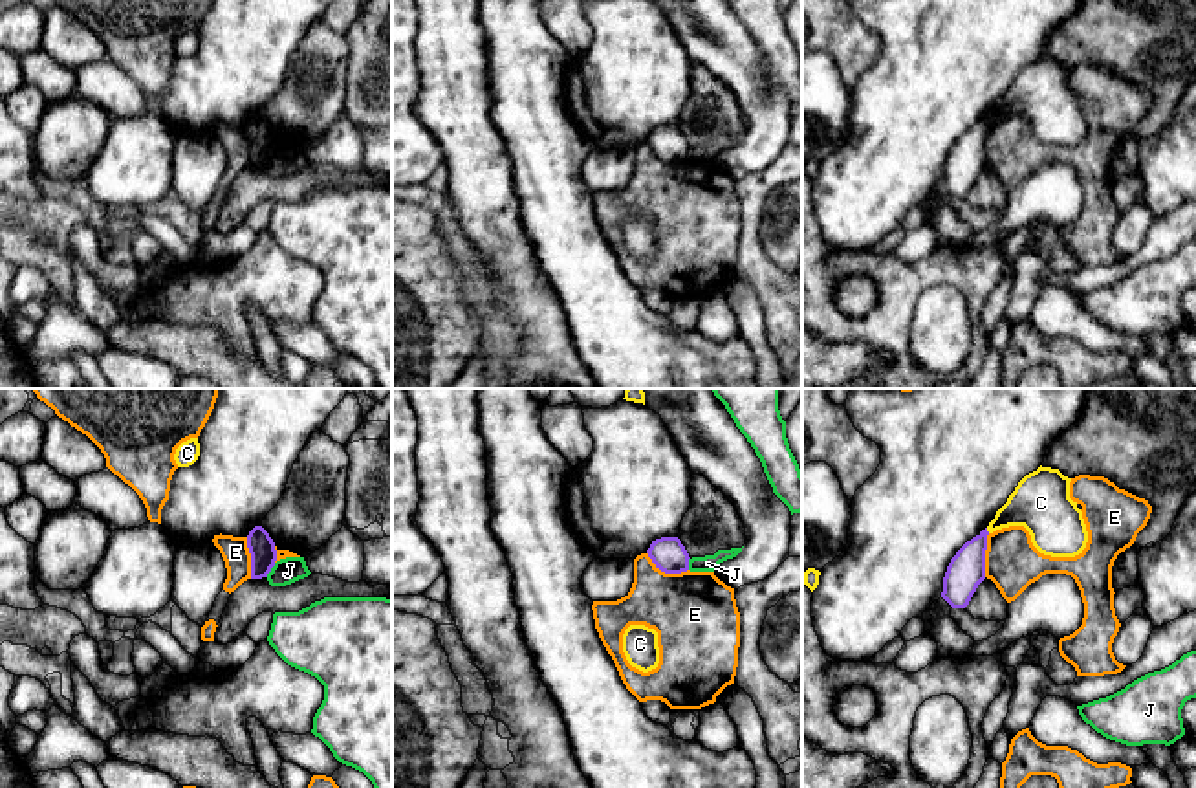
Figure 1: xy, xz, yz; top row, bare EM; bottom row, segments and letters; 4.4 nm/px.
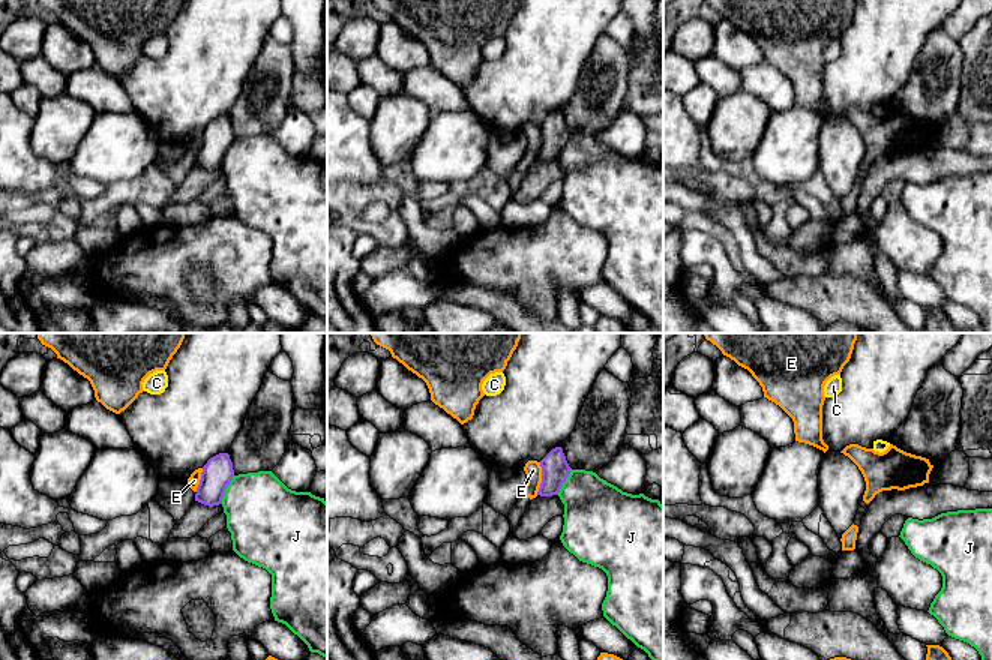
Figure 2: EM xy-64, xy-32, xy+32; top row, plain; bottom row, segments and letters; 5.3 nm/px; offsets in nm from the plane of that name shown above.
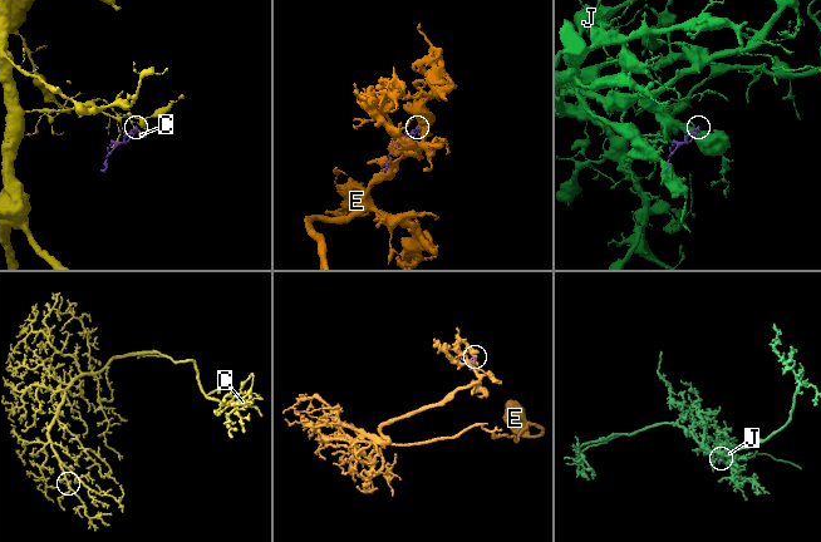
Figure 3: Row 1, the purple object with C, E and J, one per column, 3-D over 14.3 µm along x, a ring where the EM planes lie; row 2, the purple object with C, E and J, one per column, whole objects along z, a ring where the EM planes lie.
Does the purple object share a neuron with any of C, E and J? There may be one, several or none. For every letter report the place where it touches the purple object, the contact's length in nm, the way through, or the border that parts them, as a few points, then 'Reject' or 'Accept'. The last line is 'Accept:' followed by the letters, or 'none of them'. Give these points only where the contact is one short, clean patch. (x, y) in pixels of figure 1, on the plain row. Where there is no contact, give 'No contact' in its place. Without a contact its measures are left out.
C: Touches purple at yz (986, 120). Shared border 30 nm. Boundary: yz (986, 118), (989, 121). Reject
E: Touches purple at xz (665, 162). Shared border 200 nm. Reject
J: Touches purple at xy (270, 160). Shared border 80 nm. Boundary: xy (275, 153), (266, 165). Reject
Accept: none of them

